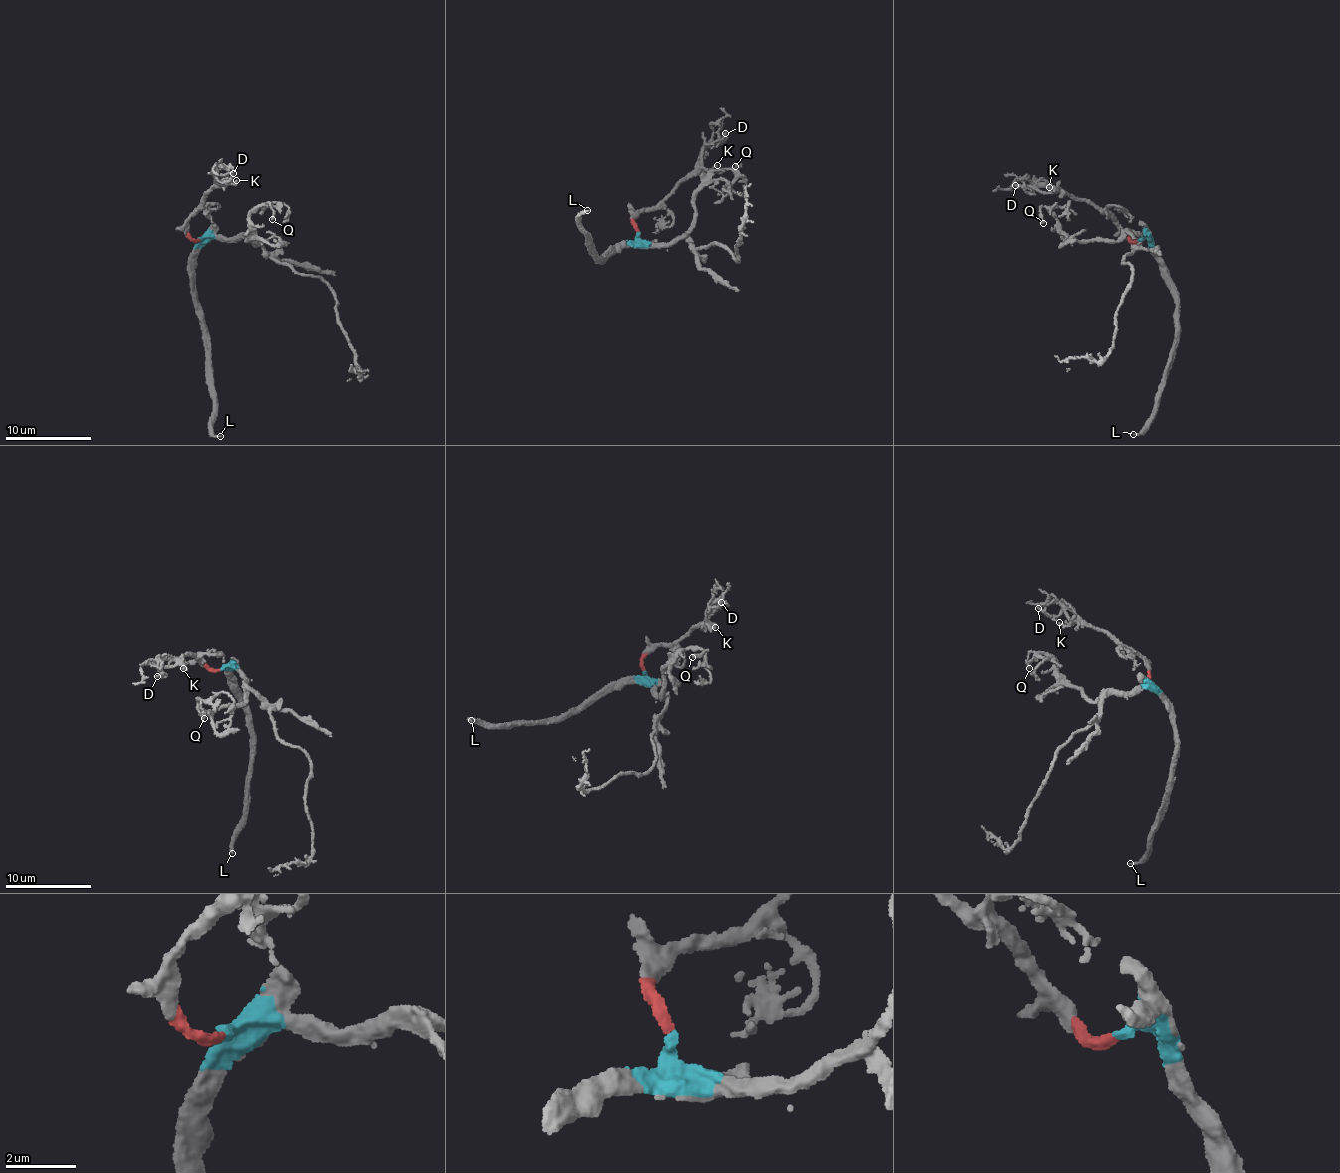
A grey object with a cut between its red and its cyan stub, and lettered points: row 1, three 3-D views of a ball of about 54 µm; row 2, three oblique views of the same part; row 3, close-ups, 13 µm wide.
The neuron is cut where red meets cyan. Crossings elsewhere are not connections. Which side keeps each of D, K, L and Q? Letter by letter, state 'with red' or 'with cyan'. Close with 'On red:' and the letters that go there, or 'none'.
D: with red
K: with red
L: with cyan
Q: with cyan
On red: D, K

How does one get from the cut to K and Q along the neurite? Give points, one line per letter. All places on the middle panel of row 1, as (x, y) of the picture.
K: (638, 232), (633, 222), (636, 214), (655, 205), (681, 182), (717, 164)
Q: (638, 232), (643, 240), (652, 244), (684, 238), (693, 221), (695, 189), (712, 174), (735, 166)

